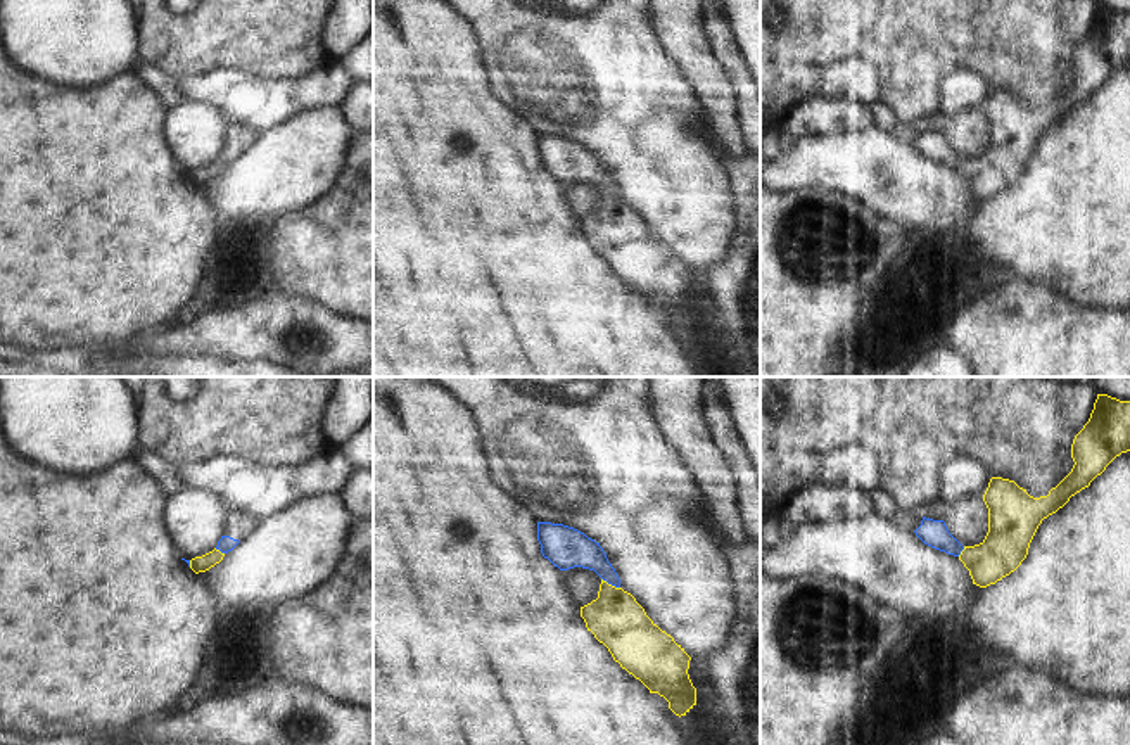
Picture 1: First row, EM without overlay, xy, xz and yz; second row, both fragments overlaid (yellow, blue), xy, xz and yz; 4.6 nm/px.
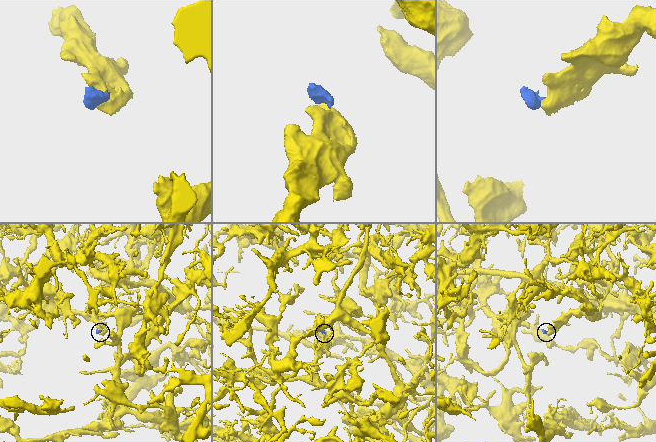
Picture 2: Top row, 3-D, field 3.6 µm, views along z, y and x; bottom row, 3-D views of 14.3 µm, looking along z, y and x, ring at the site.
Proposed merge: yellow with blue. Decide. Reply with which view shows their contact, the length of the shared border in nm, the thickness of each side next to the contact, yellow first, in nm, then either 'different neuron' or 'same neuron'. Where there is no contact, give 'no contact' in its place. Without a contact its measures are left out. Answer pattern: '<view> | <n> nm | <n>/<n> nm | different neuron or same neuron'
xz | 100 nm | 260/180 nm | same neuron

